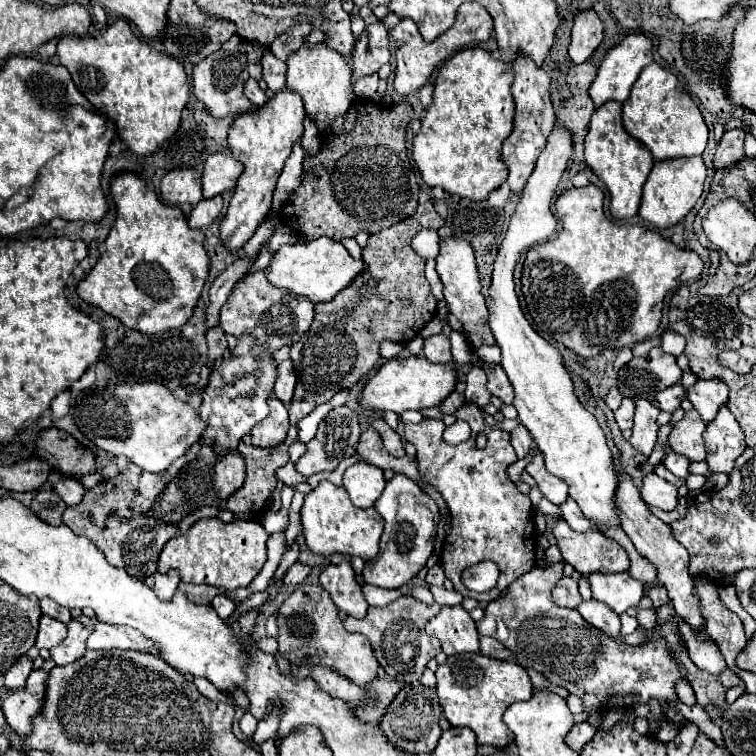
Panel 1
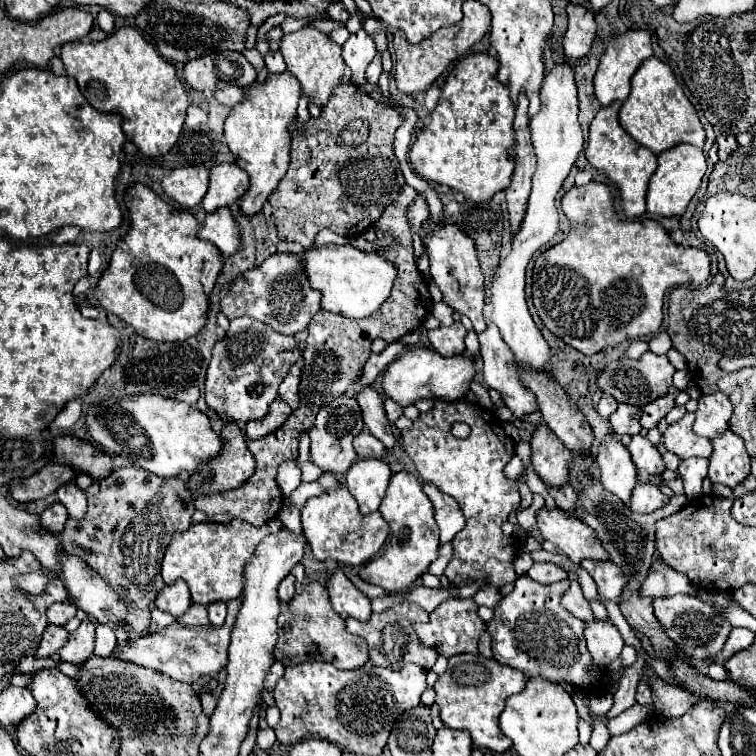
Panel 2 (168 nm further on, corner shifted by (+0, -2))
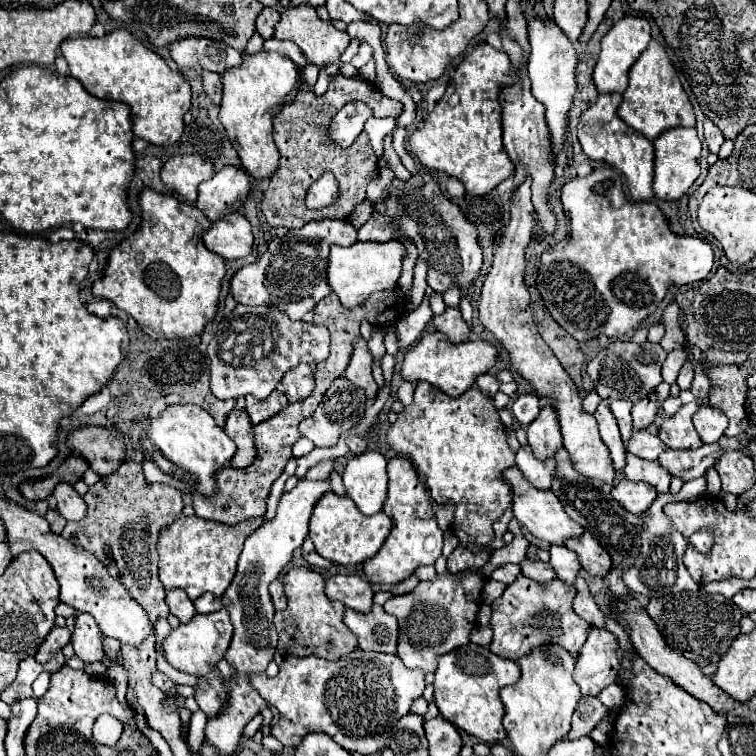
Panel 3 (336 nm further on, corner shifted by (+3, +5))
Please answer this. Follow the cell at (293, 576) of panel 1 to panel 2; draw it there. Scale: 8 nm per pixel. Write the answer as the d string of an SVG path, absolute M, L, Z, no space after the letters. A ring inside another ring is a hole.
M287 575L281 583L279 583L279 599L281 603L289 603L295 597L295 577Z

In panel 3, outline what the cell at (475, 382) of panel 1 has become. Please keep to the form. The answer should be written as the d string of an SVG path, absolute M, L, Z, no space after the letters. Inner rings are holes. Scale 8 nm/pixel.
M482 374L476 378L476 386L480 388L480 392L484 392L486 396L494 396L498 392L498 380L496 376L490 376L490 374Z

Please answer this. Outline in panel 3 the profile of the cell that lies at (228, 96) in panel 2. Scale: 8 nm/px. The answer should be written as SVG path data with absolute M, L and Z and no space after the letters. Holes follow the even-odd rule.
M204 70L202 72L202 82L204 82L204 90L212 98L212 102L220 104L220 98L222 98L222 80L220 80L220 74Z

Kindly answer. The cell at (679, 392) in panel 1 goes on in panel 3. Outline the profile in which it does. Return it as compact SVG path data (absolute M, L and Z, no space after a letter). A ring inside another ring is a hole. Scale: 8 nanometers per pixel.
M650 392L650 396L646 396L646 400L636 402L632 408L634 428L646 428L648 424L652 424L658 408L660 408L660 396L656 392Z

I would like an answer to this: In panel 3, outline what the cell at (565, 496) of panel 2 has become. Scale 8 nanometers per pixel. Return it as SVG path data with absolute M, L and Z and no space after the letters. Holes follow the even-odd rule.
M524 446L516 454L516 464L524 472L524 476L540 490L550 490L552 480L556 476L556 460L538 460L530 446Z

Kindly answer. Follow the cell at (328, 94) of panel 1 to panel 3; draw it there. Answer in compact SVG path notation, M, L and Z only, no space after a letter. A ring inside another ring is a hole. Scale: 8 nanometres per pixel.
M304 4L282 12L282 18L280 18L278 26L276 26L274 38L290 40L290 42L298 44L298 48L304 54L304 58L310 64L316 64L316 66L324 66L324 64L336 64L338 66L340 64L340 56L348 48L348 42L350 42L350 36L346 32L340 32L330 22L320 20L316 16L316 10L312 6L304 6Z

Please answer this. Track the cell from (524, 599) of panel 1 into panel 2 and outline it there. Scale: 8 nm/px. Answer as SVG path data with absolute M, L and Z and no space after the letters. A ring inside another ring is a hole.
M527 575L519 577L515 581L515 587L509 595L505 595L499 605L493 609L495 611L495 623L505 623L513 635L515 635L515 647L517 647L517 657L515 659L509 659L505 661L503 665L509 665L509 667L515 667L519 671L523 671L527 677L545 677L549 681L555 681L555 683L569 683L569 685L575 685L579 689L587 689L589 685L597 685L589 679L587 675L587 667L591 665L591 655L585 647L585 637L583 637L583 629L585 629L585 623L573 615L569 615L569 611L565 611L565 607L561 607L561 595L565 595L565 591L569 589L569 579L563 579L563 581L557 581L557 583L551 583L551 585L541 585L533 579L529 579Z

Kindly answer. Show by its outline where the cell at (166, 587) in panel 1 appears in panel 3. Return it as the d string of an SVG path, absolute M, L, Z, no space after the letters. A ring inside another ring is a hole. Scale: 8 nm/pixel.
M174 588L166 592L166 604L170 608L170 614L178 616L180 622L190 620L196 614L196 608L192 604L192 600L188 598L188 594L182 588Z

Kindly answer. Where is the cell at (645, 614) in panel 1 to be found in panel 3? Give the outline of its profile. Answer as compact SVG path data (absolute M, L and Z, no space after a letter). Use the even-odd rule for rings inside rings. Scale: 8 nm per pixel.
M582 696L576 710L574 710L572 730L570 730L568 738L572 740L572 738L580 738L580 736L590 734L590 730L608 716L608 712L610 710L597 697Z

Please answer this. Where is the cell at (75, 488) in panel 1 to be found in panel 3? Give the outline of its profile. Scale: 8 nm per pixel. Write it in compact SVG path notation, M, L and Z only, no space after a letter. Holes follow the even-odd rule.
M58 484L54 488L54 498L56 498L56 510L66 520L82 520L86 516L86 504L82 496L74 490L74 486Z

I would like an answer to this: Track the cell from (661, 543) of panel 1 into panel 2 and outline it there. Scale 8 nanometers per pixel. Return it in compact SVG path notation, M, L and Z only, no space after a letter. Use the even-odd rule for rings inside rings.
M609 433L597 453L597 463L601 469L601 483L607 491L615 493L623 503L629 503L631 491L635 487L637 469L633 467L627 447L619 441L615 433Z

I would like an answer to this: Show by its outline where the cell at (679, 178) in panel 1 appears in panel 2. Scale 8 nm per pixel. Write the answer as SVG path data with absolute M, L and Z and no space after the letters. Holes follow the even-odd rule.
M689 143L671 147L657 157L657 171L651 177L649 191L647 191L647 211L653 215L663 215L663 217L679 217L685 213L689 201L697 193L701 179L705 175L707 163L705 155L699 147L693 147Z

